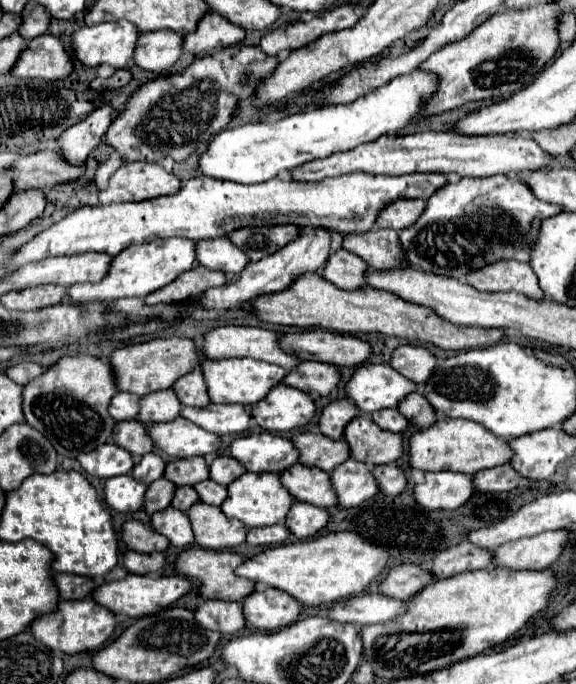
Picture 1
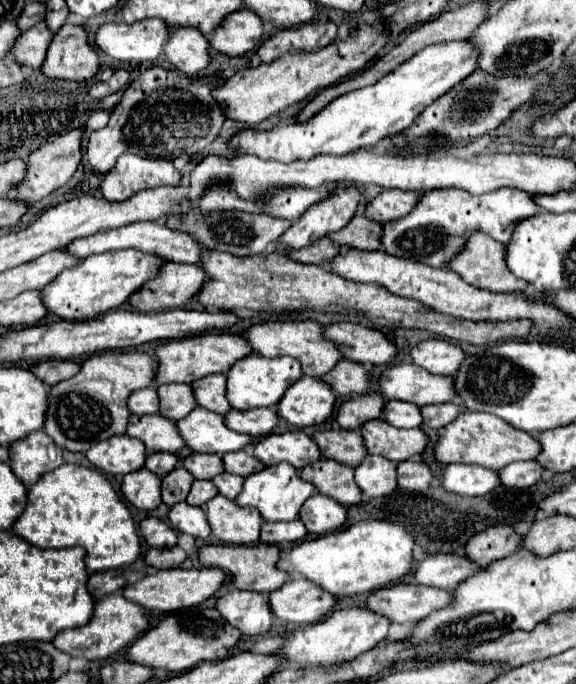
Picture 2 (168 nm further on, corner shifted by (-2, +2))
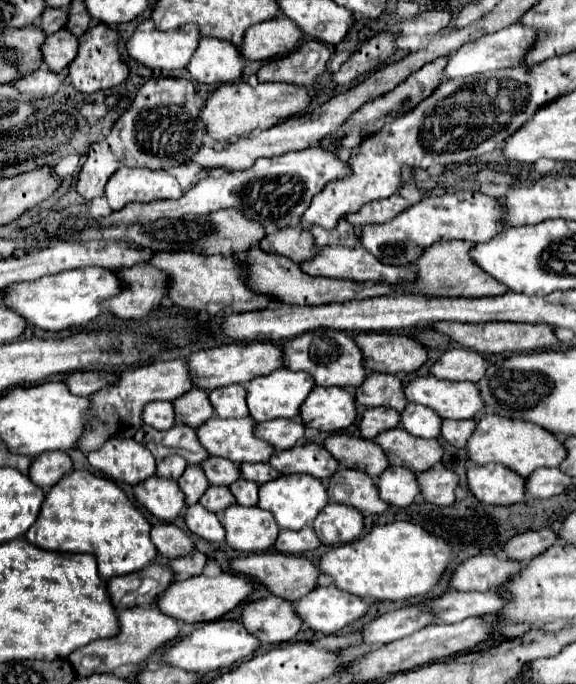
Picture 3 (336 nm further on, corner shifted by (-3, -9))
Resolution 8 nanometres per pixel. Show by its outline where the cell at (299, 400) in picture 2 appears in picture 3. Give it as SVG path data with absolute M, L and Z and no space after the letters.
M314 387L302 405L302 421L308 427L336 433L356 421L356 397L346 387Z

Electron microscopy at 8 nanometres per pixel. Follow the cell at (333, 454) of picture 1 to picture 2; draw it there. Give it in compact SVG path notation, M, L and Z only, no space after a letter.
M321 430L313 434L313 440L325 458L345 464L349 468L359 466L359 460L367 456L361 434L353 430Z

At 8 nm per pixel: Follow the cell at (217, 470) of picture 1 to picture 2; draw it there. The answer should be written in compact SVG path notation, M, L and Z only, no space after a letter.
M245 450L227 452L223 456L223 466L225 466L227 474L237 474L237 476L243 476L243 478L253 474L253 472L263 470L263 464L259 464L259 460Z

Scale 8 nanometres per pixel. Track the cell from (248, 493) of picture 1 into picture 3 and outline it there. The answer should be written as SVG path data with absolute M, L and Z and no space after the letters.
M282 475L280 479L260 485L258 507L274 513L280 529L302 529L304 525L312 525L324 505L328 505L326 485L312 475Z

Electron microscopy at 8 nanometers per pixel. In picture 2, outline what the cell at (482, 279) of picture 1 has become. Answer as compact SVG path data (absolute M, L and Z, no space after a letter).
M471 236L467 240L467 252L459 260L451 260L451 270L457 272L467 284L485 288L491 292L525 292L525 280L507 274L505 246L491 236Z

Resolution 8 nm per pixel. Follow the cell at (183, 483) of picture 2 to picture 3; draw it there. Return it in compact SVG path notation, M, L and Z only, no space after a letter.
M188 465L182 477L178 479L184 495L186 495L186 505L198 503L198 499L204 495L204 491L210 487L204 471L200 465Z

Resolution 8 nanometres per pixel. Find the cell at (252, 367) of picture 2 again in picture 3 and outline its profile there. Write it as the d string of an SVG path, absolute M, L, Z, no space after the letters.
M286 367L276 369L274 373L266 375L266 377L256 377L252 379L252 383L248 383L246 391L248 391L248 409L250 415L262 423L262 421L272 421L272 419L294 419L300 415L300 405L304 403L304 399L310 395L310 391L316 387L314 377L302 371L290 371Z

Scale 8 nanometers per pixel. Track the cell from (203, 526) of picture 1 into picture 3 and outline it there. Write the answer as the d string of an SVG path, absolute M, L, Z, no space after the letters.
M232 505L220 513L220 521L226 527L228 545L244 553L268 551L280 533L272 513L262 511L260 507Z

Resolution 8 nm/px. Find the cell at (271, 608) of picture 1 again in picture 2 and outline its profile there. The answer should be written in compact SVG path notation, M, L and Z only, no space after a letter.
M293 578L279 590L271 592L269 608L279 620L307 626L323 618L335 606L335 600L337 598L331 598L329 592L323 592L305 580Z

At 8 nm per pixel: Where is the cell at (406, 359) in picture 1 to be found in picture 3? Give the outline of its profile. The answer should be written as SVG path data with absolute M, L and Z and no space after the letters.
M450 349L432 365L432 375L448 381L480 381L488 369L488 359L470 349Z

